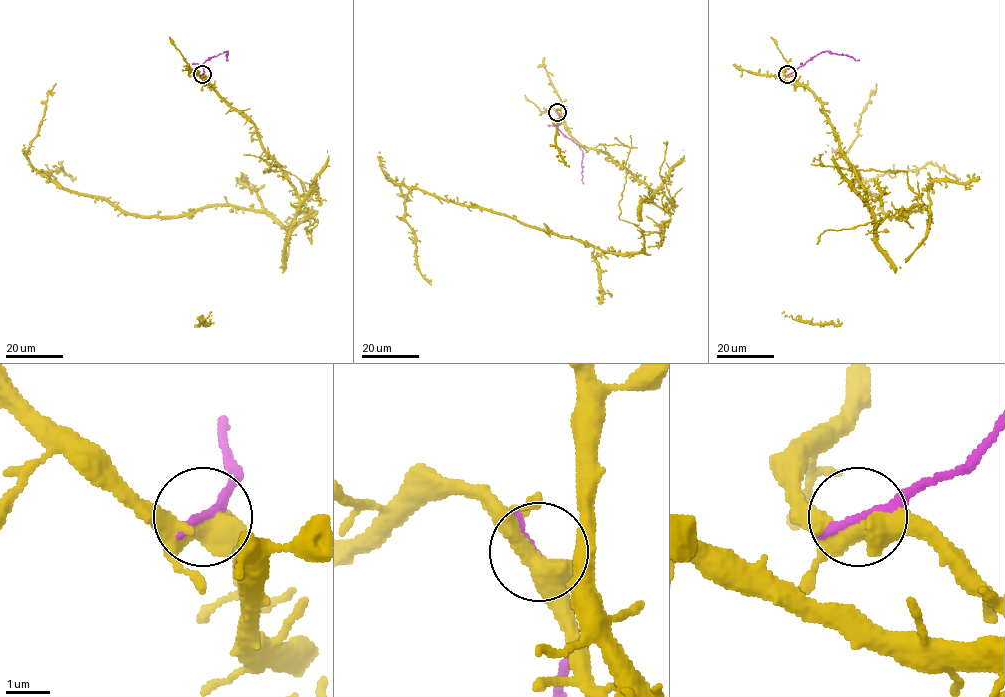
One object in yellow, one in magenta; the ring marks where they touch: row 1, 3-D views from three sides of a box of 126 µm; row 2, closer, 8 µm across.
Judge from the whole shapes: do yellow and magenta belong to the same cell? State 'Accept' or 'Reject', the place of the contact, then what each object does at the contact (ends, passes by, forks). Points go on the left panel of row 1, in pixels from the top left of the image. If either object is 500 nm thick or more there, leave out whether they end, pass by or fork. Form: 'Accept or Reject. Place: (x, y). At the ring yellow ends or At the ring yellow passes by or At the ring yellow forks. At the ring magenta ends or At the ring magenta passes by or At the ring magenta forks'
Reject. Place: (202, 74). At the ring yellow forks. At the ring magenta ends

